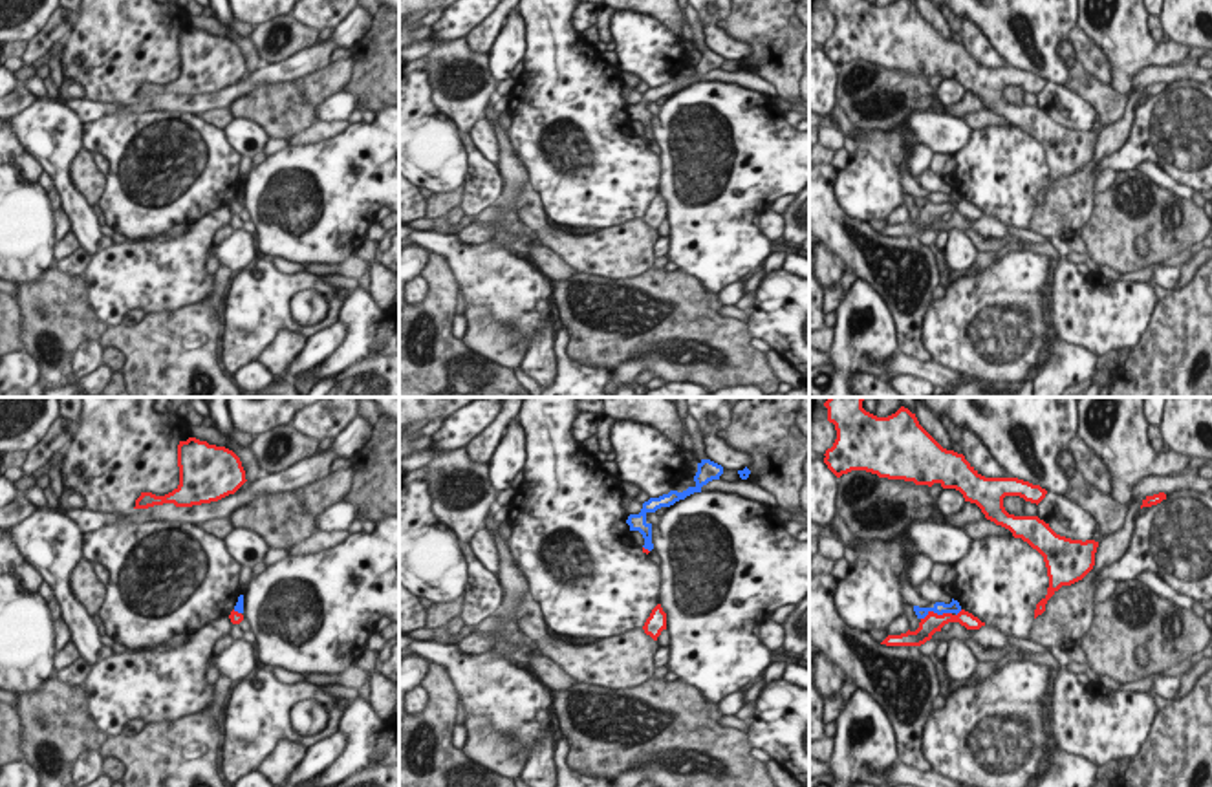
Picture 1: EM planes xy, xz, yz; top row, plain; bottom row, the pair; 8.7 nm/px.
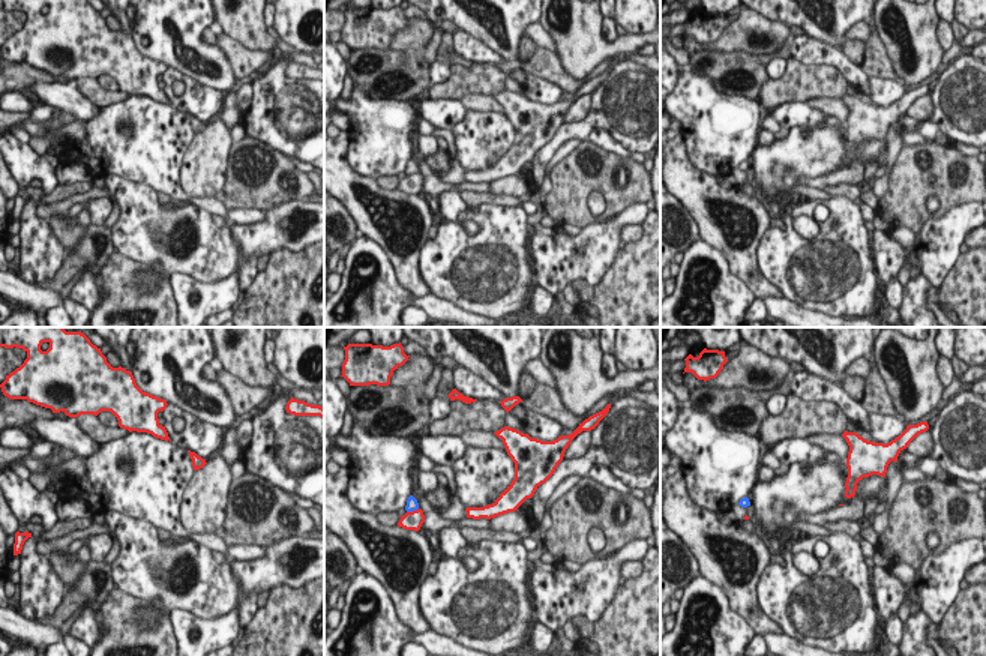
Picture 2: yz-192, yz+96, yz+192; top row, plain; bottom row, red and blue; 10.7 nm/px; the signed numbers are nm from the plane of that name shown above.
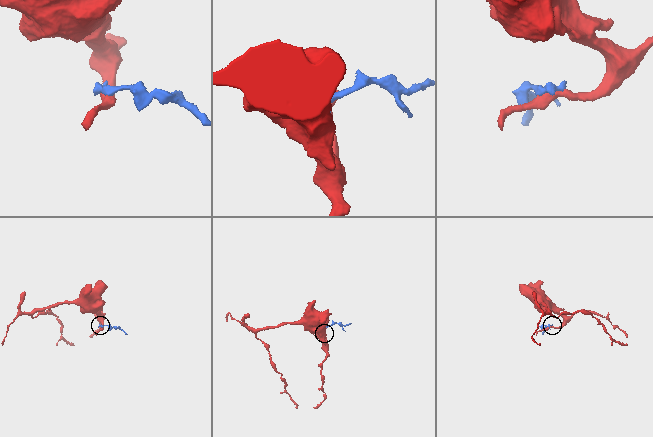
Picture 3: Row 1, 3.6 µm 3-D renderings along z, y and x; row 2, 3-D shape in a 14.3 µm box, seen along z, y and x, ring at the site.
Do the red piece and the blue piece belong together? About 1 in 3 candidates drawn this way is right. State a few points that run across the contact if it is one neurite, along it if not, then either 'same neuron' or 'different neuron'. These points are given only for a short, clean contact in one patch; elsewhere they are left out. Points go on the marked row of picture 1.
line yz (951, 612), (929, 612), (921, 619); different neuron

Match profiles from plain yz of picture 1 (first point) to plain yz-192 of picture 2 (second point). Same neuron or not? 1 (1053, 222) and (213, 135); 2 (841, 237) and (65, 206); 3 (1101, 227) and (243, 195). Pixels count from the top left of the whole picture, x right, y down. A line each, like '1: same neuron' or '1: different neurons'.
1: same neuron
2: different neurons
3: same neuron

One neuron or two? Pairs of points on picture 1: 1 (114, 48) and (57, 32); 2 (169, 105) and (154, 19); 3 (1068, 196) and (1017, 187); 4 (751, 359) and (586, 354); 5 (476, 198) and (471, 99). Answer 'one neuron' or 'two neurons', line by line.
1: two neurons
2: two neurons
3: two neurons
4: one neuron
5: one neuron

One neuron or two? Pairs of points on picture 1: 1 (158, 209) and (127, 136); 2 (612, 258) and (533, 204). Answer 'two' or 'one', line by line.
1: one
2: one

